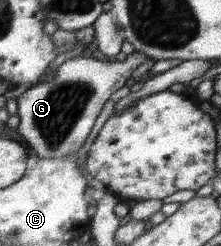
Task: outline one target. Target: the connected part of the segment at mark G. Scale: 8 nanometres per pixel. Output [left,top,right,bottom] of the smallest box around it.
[17,51,154,157]

